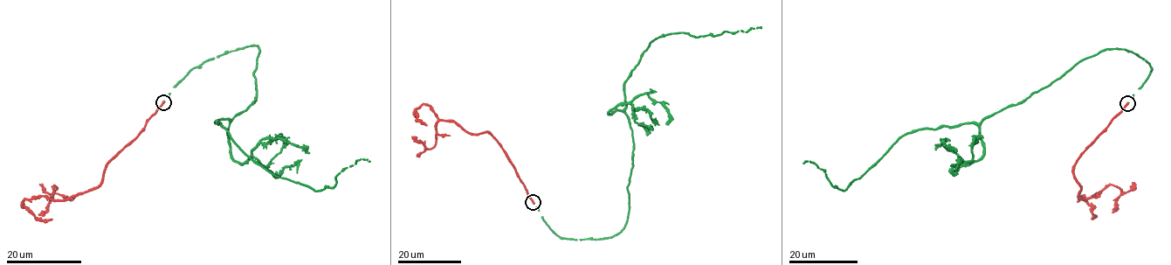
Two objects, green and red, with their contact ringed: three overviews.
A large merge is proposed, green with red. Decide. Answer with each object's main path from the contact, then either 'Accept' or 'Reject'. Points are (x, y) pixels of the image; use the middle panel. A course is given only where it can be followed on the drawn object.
Course of green: (533, 203), (561, 237), (619, 233), (630, 205), (633, 142), (624, 83), (644, 52), (666, 34), (761, 28). Course of red: (533, 203), (501, 145), (488, 133), (471, 134), (453, 122), (440, 121), (423, 104), (415, 113), (427, 125). Accept

